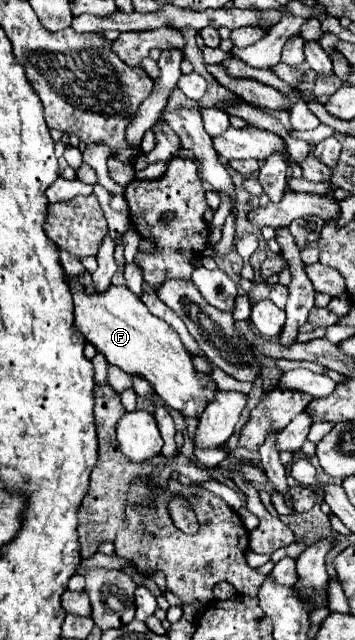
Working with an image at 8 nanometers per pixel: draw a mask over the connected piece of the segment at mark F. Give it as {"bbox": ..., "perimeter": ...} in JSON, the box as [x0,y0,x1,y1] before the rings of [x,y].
{"bbox":[68,278,218,418],"perimeter":[[[68,278],[68,284],[74,296],[76,330],[82,332],[82,336],[92,342],[110,364],[120,366],[128,374],[138,374],[150,380],[156,394],[162,396],[170,408],[178,410],[186,418],[200,418],[206,406],[214,400],[218,386],[210,374],[196,370],[192,356],[184,350],[176,330],[158,316],[150,314],[146,304],[126,286],[112,284],[104,296],[88,296],[78,282]]]}

